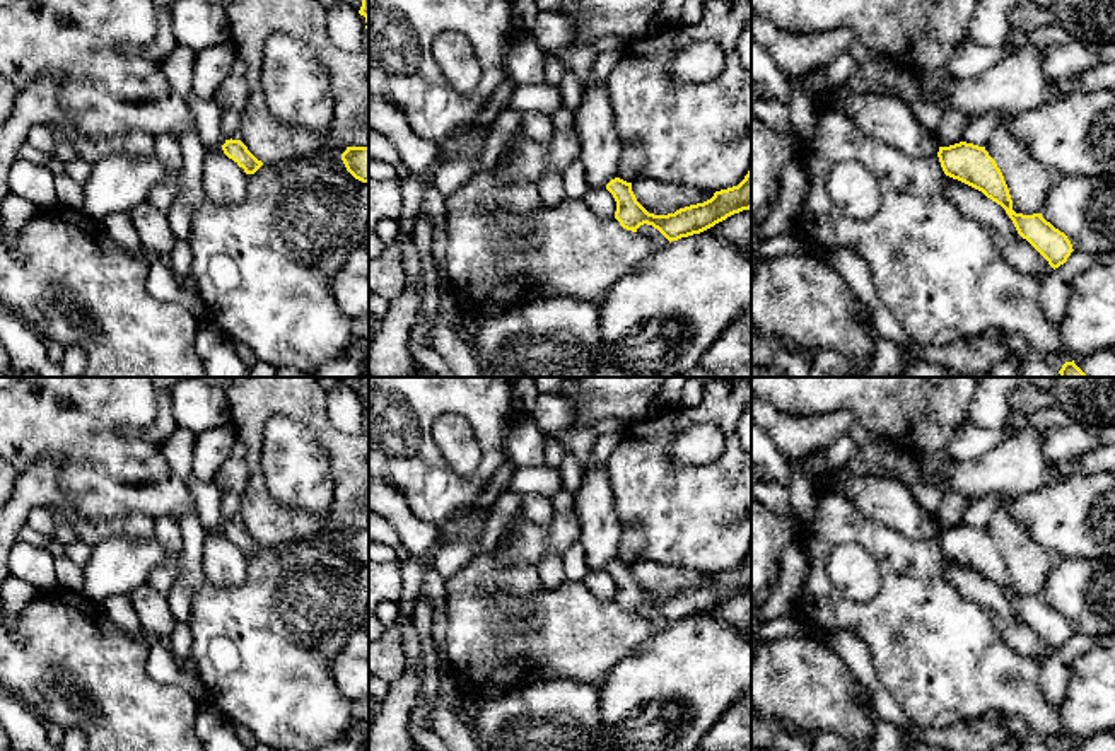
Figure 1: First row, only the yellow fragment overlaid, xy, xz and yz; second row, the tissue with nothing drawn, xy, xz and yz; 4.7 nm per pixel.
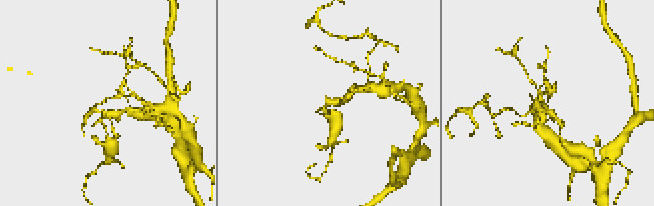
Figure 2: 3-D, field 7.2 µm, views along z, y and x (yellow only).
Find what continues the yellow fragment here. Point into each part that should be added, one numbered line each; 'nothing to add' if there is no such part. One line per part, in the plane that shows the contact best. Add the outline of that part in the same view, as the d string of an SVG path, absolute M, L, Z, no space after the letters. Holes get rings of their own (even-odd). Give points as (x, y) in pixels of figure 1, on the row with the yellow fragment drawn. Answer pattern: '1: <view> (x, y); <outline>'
1: xy (207, 115); M190 94L188 97L190 113L195 118L196 131L201 143L207 148L217 148L225 143L225 137L222 133L222 109L213 102L198 97L196 94Z

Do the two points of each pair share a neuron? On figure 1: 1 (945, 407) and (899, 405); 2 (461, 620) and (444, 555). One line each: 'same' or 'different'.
1: same
2: different

